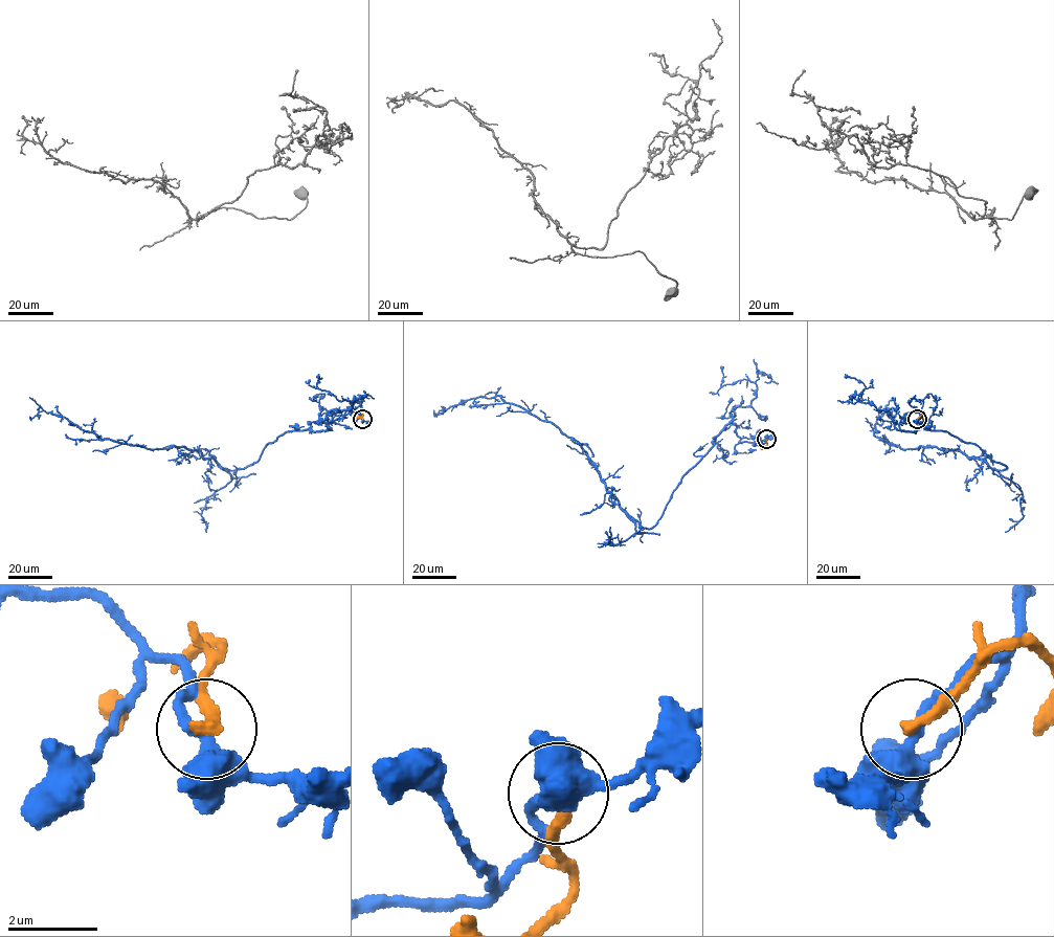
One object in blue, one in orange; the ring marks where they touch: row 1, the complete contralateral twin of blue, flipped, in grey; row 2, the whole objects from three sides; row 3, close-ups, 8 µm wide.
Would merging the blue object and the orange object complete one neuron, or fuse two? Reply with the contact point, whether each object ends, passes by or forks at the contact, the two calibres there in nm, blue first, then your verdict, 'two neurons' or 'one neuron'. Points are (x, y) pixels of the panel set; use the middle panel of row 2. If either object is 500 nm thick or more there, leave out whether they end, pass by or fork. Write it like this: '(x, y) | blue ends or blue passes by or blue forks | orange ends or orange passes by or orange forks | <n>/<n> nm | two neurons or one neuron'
(766, 439) | blue passes by | orange ends | 420/320 nm | two neurons

